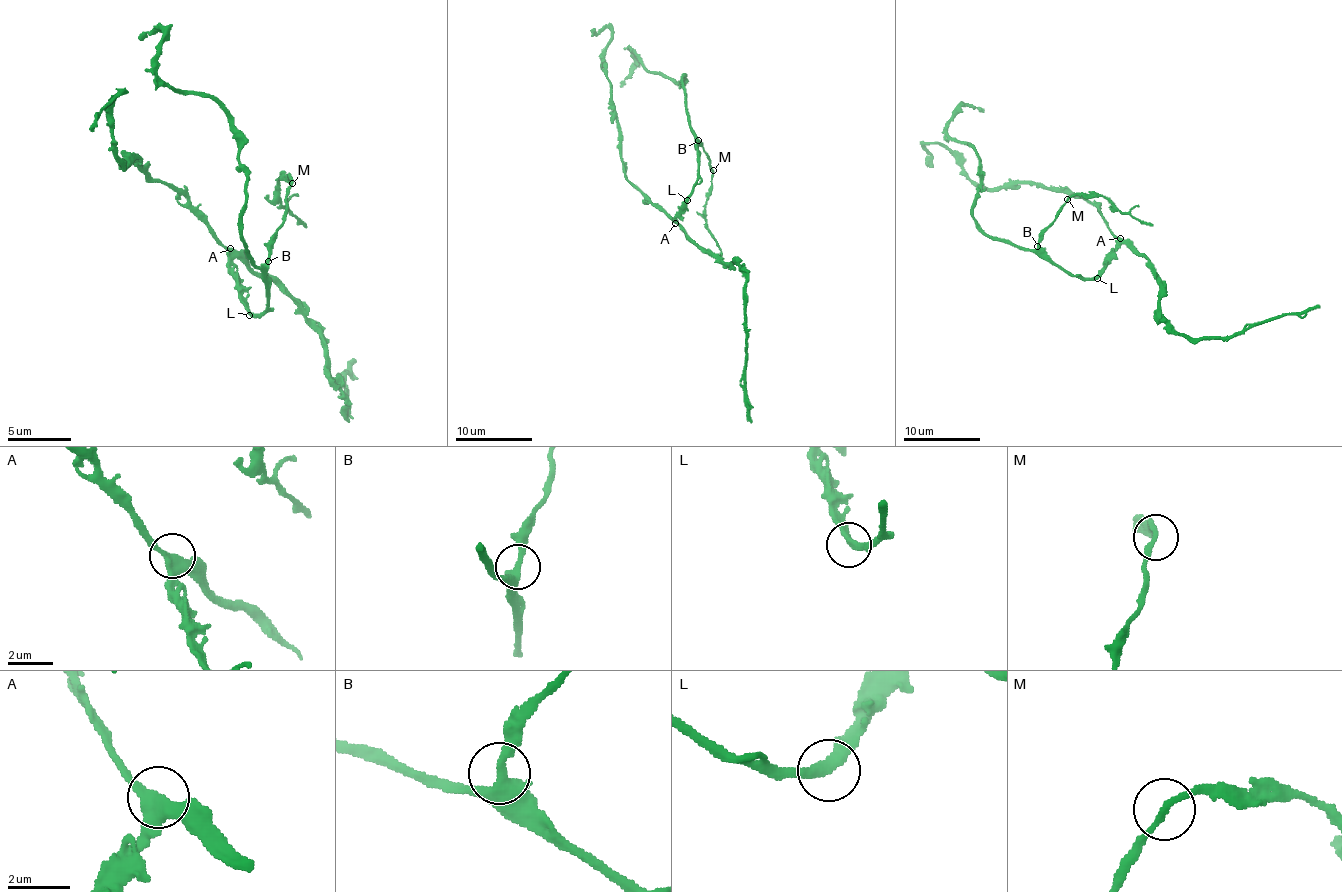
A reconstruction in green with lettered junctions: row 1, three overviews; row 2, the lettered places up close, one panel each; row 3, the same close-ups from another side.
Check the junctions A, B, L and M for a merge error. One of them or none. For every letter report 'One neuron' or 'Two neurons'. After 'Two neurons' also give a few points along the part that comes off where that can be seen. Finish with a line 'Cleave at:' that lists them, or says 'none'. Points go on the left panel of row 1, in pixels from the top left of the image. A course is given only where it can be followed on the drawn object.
A: One neuron
B: One neuron
L: One neuron
M: One neuron
Cleave at: none

